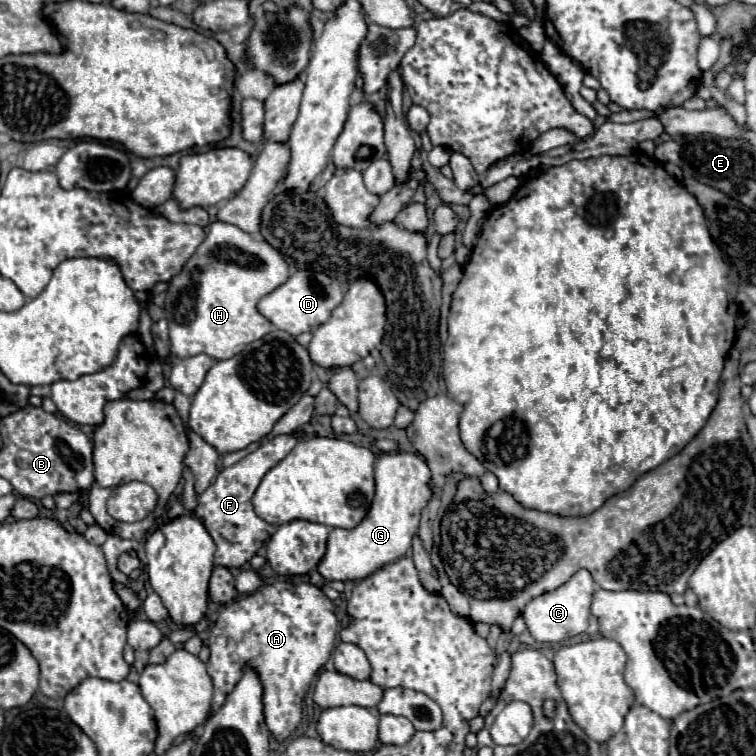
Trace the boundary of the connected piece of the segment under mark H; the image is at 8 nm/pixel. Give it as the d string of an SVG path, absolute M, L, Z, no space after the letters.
M214 222L198 246L198 252L186 262L182 272L170 280L170 288L166 292L166 320L170 328L170 352L184 360L196 354L208 354L214 360L228 360L242 352L250 342L260 340L266 332L272 330L272 324L256 310L256 304L262 296L270 294L274 288L288 280L288 264L276 248L270 248L266 242L256 242L250 234L240 230L238 226Z

